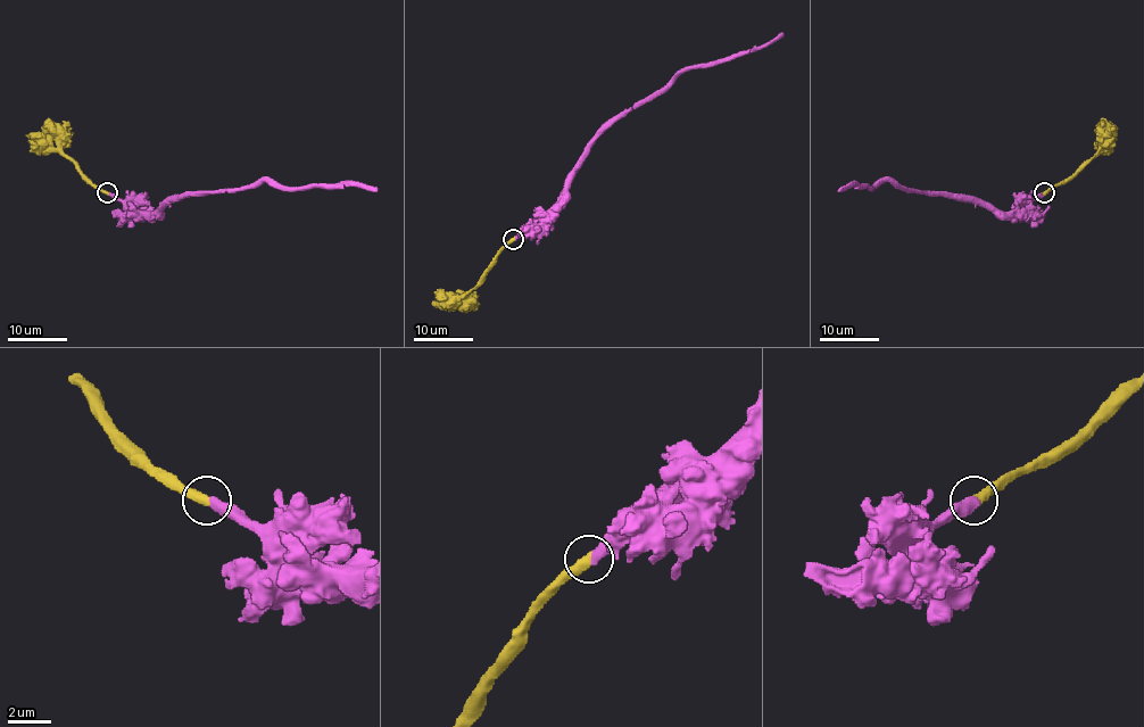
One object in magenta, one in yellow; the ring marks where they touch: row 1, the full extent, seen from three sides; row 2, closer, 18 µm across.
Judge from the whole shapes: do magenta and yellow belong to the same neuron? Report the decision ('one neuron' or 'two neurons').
one neuron

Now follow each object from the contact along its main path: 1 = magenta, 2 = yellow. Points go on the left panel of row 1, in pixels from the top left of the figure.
1: (108, 193), (151, 213), (163, 203), (264, 181), (283, 188), (365, 184), (376, 191)
2: (108, 193), (65, 155), (55, 149), (41, 149), (26, 135)

